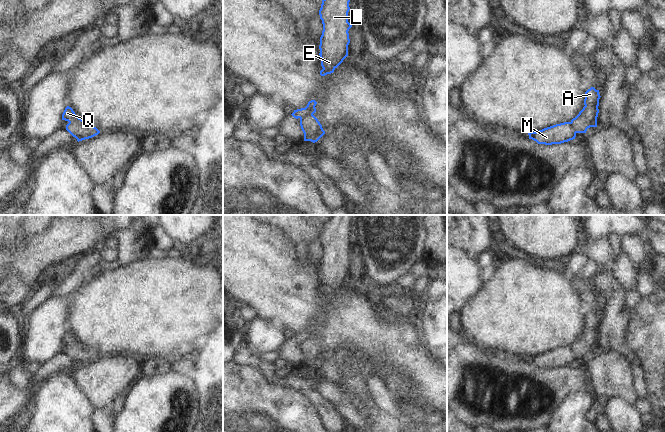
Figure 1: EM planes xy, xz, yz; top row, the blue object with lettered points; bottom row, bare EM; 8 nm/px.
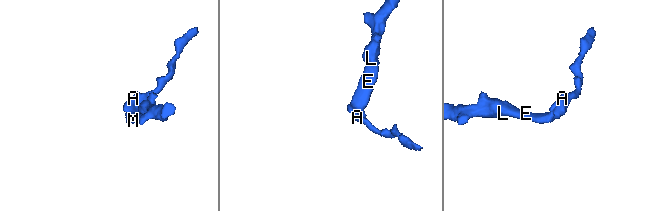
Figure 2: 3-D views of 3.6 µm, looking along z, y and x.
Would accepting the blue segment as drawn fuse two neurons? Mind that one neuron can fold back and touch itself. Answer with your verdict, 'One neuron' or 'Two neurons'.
Two neurons

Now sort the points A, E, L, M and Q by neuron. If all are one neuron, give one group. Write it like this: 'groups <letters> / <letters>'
groups A Q / E L M

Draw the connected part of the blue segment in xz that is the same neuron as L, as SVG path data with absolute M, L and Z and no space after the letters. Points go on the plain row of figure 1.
M332 215L319 234L323 255L320 261L321 300L331 298L348 280L349 226L352 215Z

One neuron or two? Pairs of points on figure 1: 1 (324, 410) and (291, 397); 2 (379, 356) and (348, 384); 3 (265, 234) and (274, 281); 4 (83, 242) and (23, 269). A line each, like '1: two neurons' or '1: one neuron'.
1: two neurons
2: two neurons
3: one neuron
4: one neuron

